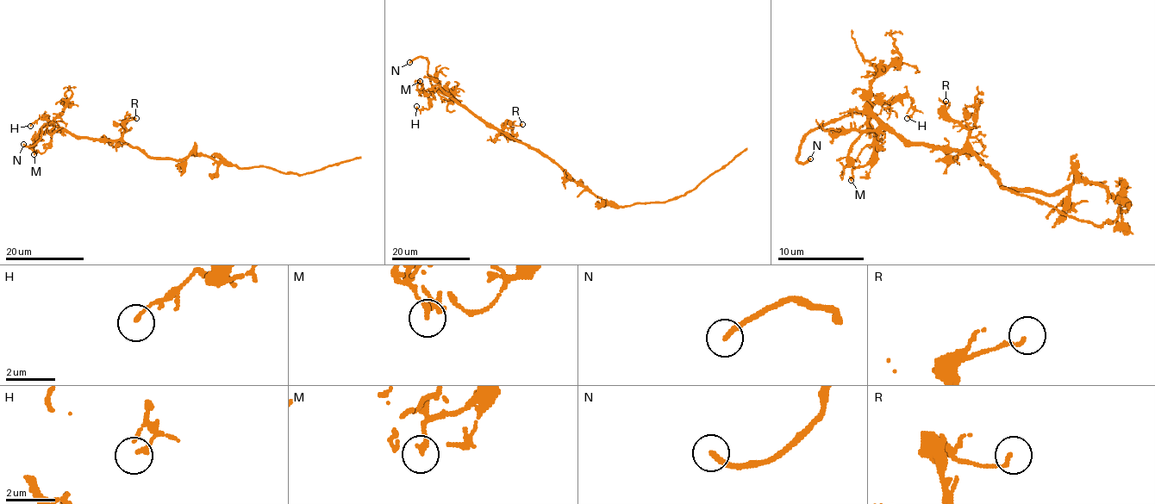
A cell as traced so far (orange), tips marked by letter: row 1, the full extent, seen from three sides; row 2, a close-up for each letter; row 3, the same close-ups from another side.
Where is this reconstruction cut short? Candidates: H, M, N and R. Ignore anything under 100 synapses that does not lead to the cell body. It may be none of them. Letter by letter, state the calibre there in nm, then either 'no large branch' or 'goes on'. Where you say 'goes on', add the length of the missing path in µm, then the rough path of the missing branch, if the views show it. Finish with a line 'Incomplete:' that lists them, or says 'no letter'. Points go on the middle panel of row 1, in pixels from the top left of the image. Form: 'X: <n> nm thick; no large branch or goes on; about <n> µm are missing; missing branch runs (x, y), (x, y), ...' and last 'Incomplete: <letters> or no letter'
H: 150 nm thick; no large branch
M: 140 nm thick; no large branch
N: 200 nm thick; goes on; about 35 µm are missing
R: 140 nm thick; no large branch
Incomplete: N

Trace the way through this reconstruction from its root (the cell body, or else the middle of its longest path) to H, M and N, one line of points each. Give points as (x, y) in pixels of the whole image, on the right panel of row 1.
H: (1049, 193), (1006, 189), (971, 152), (909, 144), (872, 105), (907, 96), (914, 101), (907, 118)
M: (1049, 193), (1006, 189), (971, 152), (909, 144), (875, 115), (870, 118), (872, 157), (853, 171), (851, 180)
N: (1049, 193), (1006, 189), (971, 152), (909, 144), (864, 114), (816, 127), (797, 158), (810, 158)

